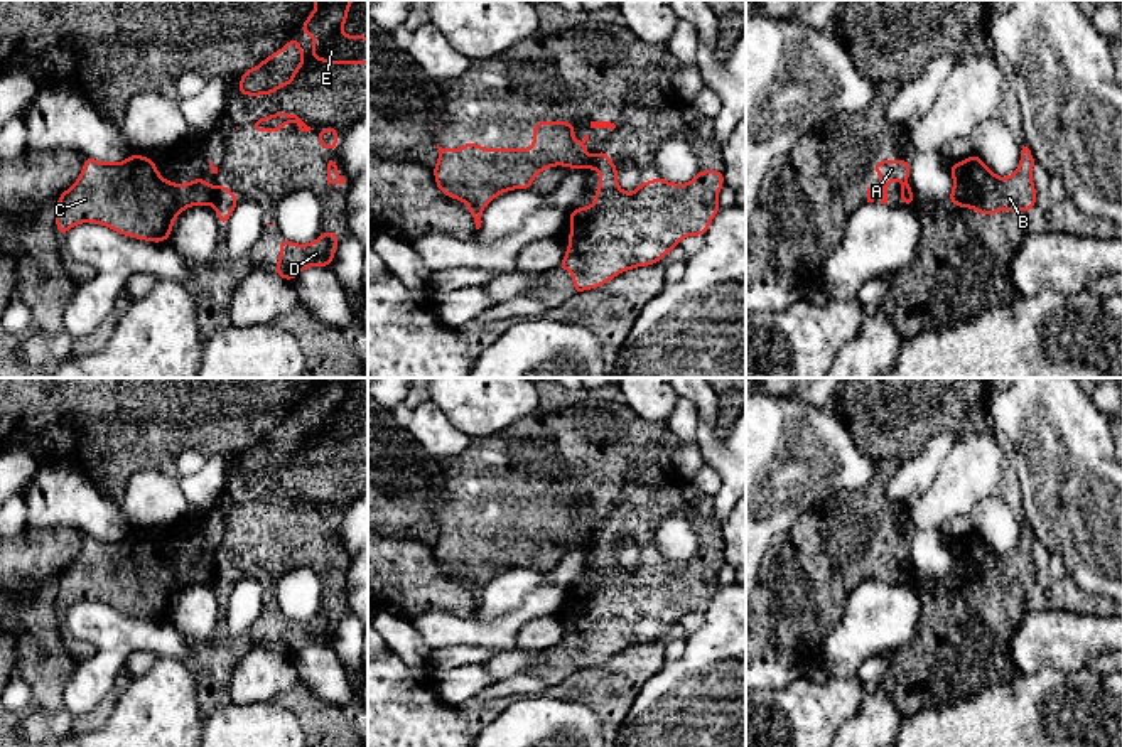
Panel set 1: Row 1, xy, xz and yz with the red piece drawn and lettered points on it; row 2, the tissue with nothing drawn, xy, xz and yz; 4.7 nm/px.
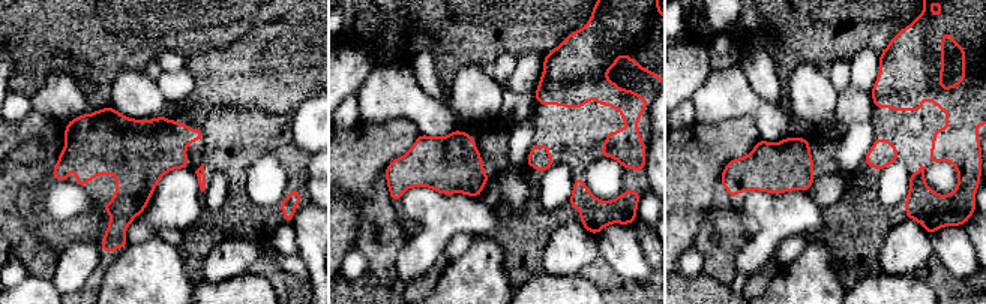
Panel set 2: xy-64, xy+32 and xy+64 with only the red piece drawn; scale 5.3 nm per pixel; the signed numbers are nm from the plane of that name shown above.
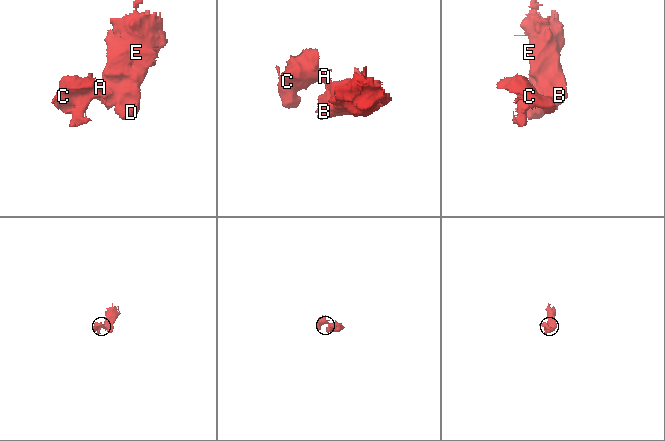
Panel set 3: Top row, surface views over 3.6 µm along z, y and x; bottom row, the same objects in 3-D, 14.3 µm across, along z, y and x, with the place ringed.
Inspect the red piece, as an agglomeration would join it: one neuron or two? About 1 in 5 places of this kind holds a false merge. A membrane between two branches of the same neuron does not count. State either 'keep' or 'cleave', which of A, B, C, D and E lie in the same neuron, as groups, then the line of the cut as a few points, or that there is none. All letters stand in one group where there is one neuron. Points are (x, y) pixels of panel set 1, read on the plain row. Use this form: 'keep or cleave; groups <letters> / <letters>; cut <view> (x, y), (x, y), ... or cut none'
cleave; groups A C / B D E; cut xy (215, 564), (210, 580)

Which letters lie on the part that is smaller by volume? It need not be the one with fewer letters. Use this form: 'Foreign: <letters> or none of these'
Foreign: A, C

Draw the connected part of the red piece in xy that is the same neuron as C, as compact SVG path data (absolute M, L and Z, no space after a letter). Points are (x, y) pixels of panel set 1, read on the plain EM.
M135 529L123 540L98 540L84 533L81 553L57 575L56 605L64 615L73 604L94 600L128 615L165 621L175 595L184 587L211 583L214 563L208 563L206 558L206 555L187 562L165 558L159 551L155 538Z

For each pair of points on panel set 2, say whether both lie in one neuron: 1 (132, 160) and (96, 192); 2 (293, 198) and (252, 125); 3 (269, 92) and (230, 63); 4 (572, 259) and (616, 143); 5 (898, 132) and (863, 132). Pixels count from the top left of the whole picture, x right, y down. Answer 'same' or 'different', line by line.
1: same
2: same
3: same
4: different
5: different

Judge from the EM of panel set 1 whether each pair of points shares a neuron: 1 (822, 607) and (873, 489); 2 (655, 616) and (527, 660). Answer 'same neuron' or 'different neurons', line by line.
1: same neuron
2: different neurons

